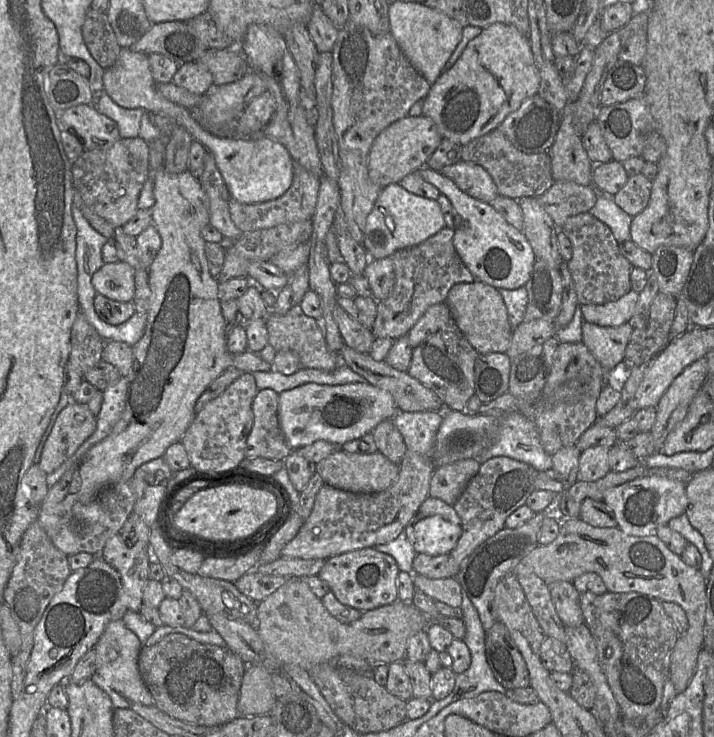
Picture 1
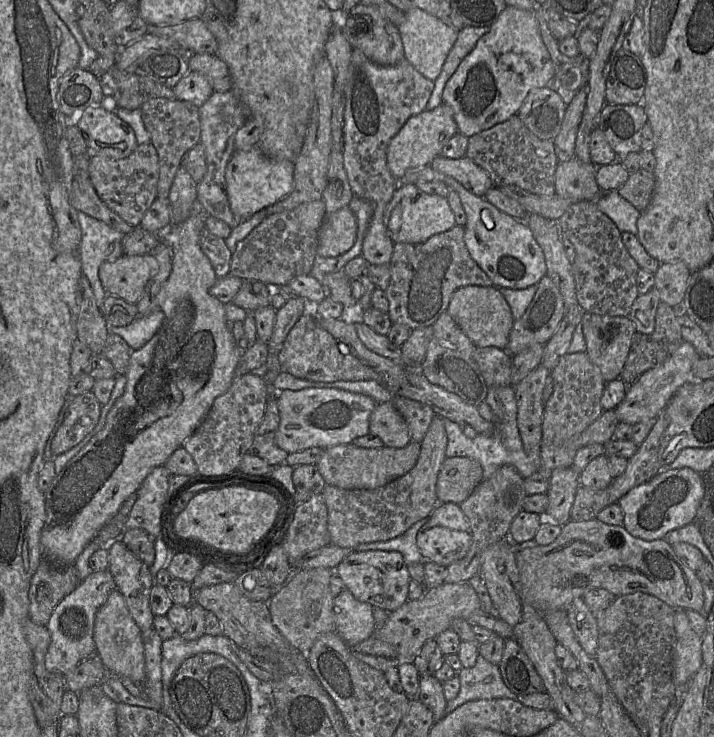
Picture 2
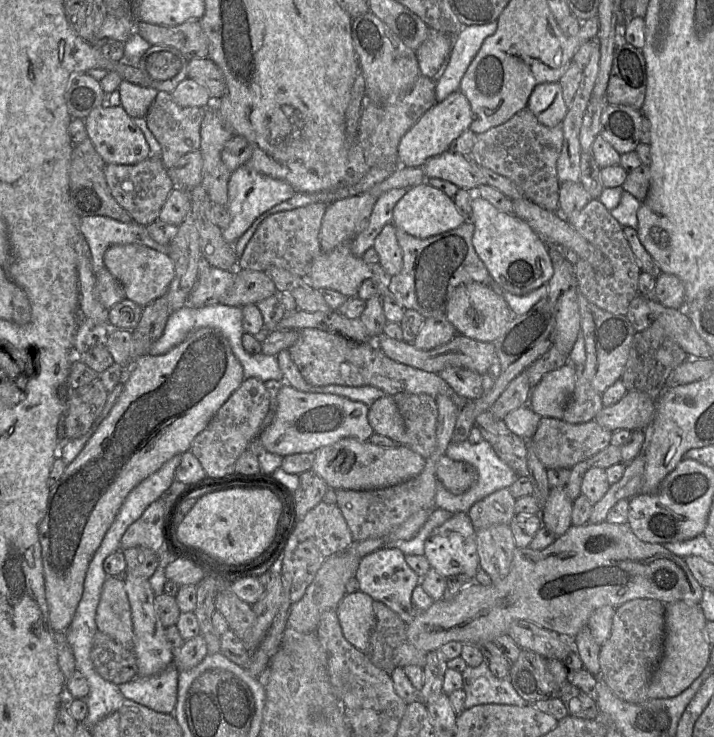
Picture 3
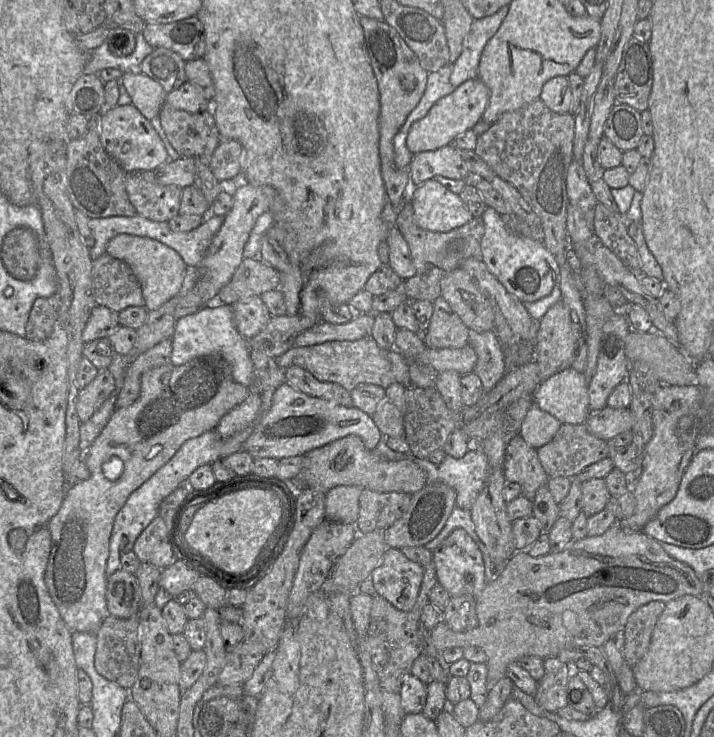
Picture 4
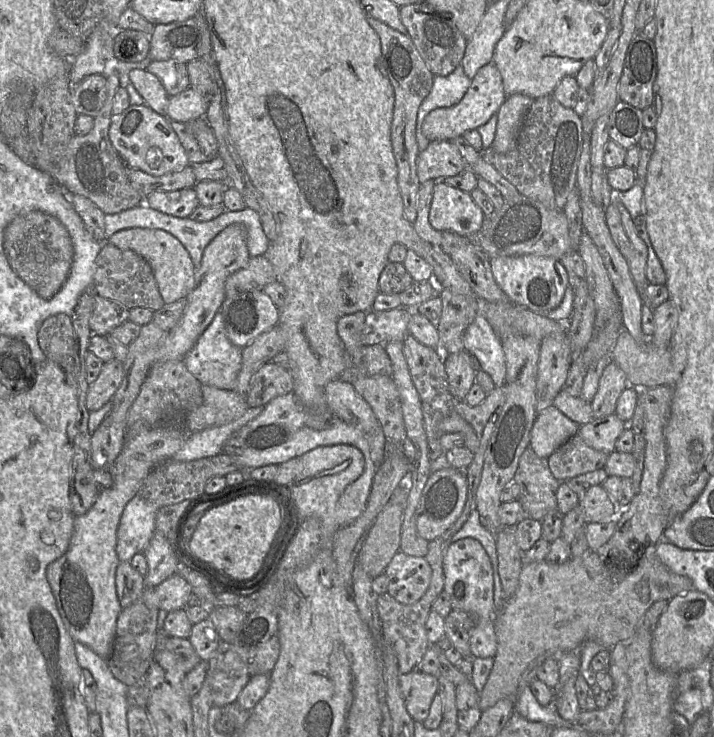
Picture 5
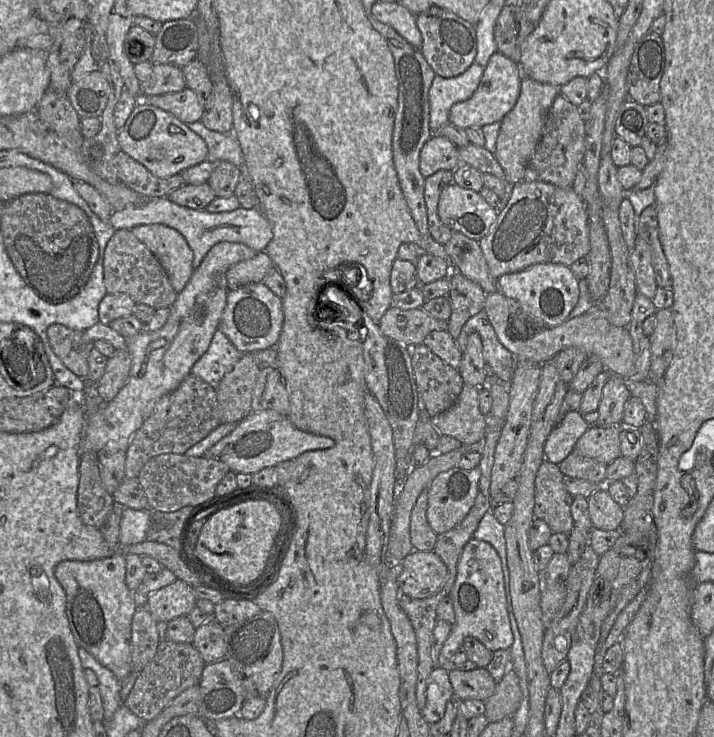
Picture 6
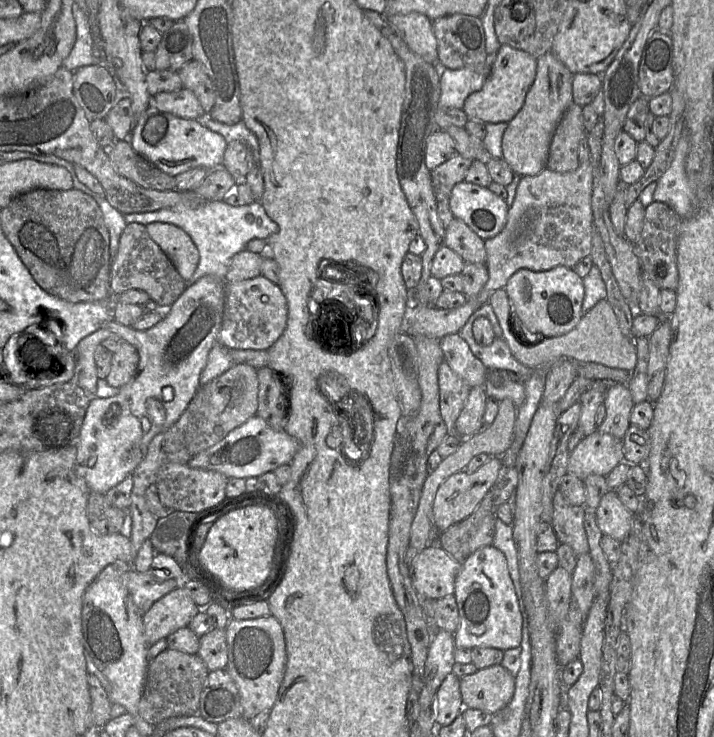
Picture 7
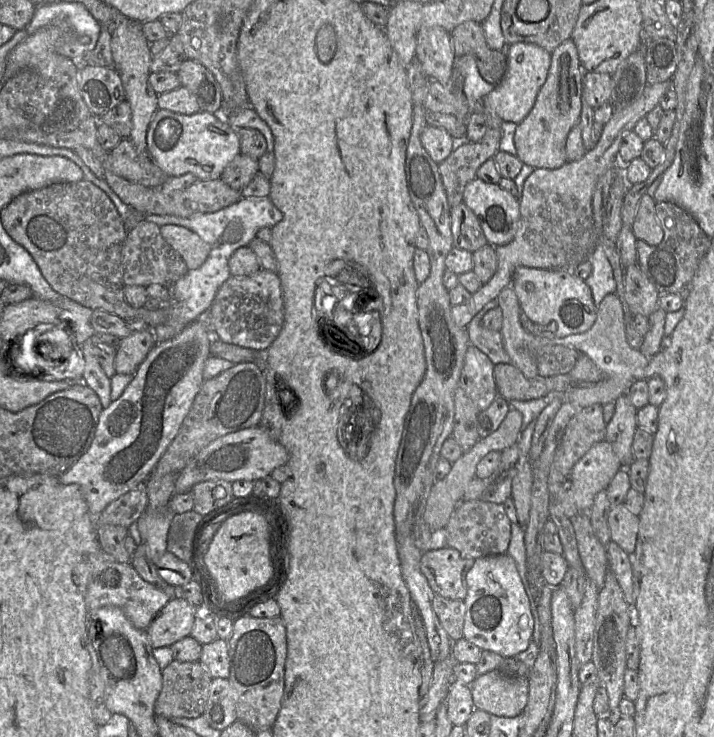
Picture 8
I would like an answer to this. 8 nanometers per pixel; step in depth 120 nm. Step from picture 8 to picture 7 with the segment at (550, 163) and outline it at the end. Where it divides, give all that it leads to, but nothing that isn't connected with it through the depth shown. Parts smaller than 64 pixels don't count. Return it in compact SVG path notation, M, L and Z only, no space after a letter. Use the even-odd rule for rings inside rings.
M551 52L537 59L535 80L526 94L524 104L508 122L502 137L502 158L514 174L536 175L546 168L549 147L555 129L567 107L574 102L572 81L574 74Z

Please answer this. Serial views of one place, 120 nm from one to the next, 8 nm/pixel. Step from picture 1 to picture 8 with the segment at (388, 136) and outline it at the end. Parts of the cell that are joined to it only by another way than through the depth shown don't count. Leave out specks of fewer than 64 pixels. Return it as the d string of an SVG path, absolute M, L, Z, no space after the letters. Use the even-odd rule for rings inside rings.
M516 42L506 53L507 68L500 82L482 98L482 105L505 122L520 123L533 108L539 89L544 84L551 64L551 53L540 46Z

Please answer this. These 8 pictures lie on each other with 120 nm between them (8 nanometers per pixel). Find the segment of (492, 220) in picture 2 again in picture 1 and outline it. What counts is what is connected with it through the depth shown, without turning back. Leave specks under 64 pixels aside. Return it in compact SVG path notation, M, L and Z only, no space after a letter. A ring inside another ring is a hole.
M426 165L419 171L423 180L434 185L449 199L463 220L463 226L454 231L453 246L475 279L497 290L514 290L524 286L531 276L535 254L523 231L510 225L489 203L464 193L440 171L434 171Z

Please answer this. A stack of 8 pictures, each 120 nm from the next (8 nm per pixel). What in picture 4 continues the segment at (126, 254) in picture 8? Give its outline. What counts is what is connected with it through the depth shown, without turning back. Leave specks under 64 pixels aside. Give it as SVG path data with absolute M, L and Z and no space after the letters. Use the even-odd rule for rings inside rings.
M107 252L93 262L92 281L97 306L120 312L130 306L144 306L142 287L131 267Z

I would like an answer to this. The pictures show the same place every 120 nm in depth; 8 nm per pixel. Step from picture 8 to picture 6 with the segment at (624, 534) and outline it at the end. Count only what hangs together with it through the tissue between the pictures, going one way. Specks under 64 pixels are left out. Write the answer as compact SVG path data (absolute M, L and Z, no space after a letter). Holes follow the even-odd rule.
M605 487L594 491L587 501L593 528L607 531L620 529L624 508L614 501Z

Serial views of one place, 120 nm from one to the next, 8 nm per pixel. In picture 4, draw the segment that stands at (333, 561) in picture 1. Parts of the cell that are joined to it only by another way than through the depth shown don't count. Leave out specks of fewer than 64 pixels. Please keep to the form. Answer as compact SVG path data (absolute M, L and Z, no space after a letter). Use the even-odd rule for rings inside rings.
M389 547L370 578L376 594L407 612L417 601L423 574L424 567L408 559L401 549Z

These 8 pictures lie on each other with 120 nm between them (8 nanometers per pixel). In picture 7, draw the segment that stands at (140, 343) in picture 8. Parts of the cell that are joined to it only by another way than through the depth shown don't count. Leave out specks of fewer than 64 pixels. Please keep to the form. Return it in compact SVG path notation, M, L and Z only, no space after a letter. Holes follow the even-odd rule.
M121 341L119 349L113 353L111 367L106 377L107 383L115 388L127 384L138 371L139 359L136 347Z

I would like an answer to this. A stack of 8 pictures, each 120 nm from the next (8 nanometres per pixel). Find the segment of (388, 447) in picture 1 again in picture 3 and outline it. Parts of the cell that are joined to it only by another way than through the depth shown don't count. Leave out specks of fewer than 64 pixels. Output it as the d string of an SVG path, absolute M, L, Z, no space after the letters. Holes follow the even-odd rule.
M392 395L382 396L369 406L368 422L374 433L406 445L404 420Z

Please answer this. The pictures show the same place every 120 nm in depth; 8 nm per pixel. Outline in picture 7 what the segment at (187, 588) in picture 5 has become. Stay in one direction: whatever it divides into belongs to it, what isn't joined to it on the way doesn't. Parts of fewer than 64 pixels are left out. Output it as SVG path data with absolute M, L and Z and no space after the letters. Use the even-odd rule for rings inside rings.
M183 586L161 597L143 614L142 620L148 645L162 638L166 639L178 629L189 626L199 610L191 594Z

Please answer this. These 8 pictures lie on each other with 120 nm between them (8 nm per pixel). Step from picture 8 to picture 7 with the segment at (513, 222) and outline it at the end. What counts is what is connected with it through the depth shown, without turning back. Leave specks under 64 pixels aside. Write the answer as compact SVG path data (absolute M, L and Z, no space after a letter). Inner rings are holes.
M466 181L454 185L449 207L455 218L466 223L483 240L503 229L509 209L506 201L487 187Z

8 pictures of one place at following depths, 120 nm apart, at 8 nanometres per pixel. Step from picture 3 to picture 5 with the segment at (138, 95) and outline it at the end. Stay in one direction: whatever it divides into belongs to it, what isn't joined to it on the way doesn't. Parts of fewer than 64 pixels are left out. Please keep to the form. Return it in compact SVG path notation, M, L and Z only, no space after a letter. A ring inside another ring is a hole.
M133 69L128 78L146 105L156 113L165 115L169 96L159 79L146 69Z

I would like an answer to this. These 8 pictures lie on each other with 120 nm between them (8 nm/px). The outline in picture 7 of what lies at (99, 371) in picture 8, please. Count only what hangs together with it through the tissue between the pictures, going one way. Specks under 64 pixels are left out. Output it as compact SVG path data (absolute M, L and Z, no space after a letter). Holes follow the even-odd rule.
M102 327L83 338L76 348L77 384L90 397L96 397L95 393L99 379L94 358L95 349L102 341L108 338L117 338L117 335Z

